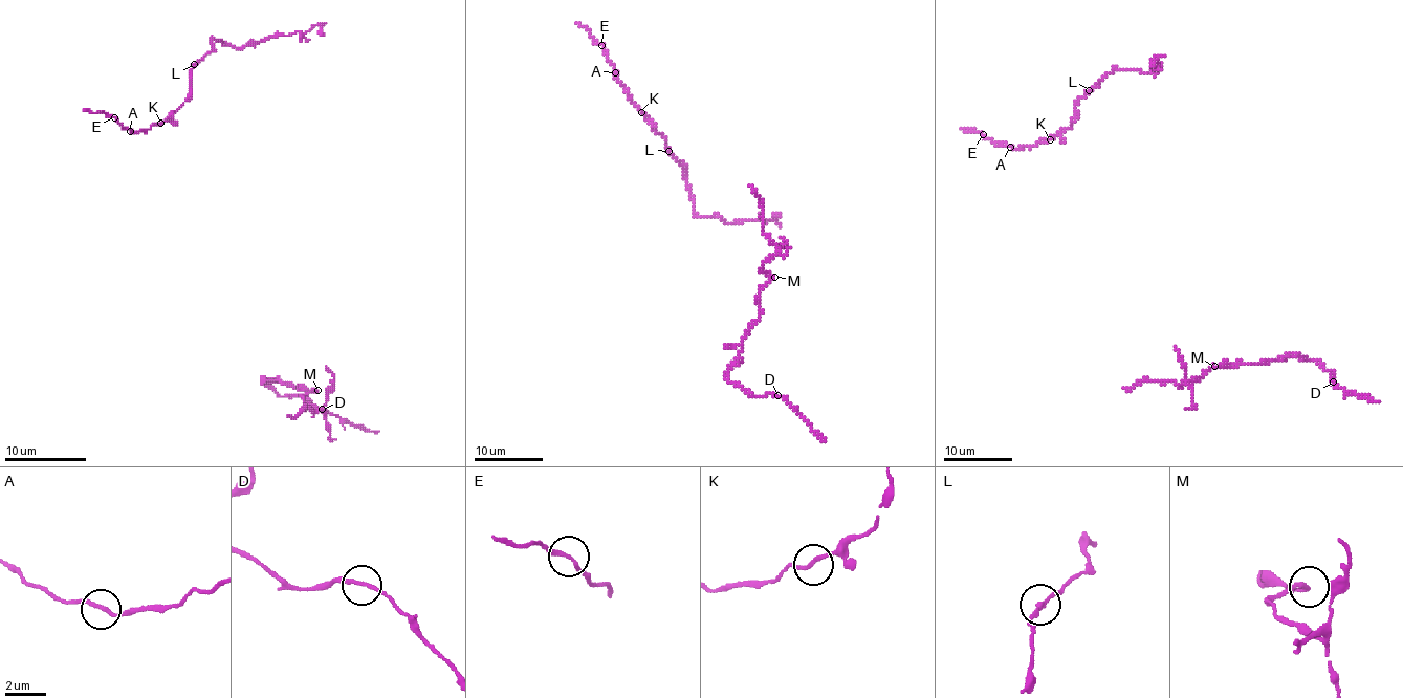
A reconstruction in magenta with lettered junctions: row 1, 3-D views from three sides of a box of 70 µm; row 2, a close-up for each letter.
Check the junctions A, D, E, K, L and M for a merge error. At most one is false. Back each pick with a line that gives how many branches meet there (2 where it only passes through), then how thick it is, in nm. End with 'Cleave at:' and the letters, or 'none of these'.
Cleave at: none of these

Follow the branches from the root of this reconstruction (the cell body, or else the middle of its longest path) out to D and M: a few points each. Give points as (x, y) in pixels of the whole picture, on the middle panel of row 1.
D: (781, 238), (788, 242), (760, 269), (772, 277), (759, 293), (760, 318), (725, 376), (757, 397), (777, 395)
M: (781, 238), (788, 242), (760, 269), (774, 277)

